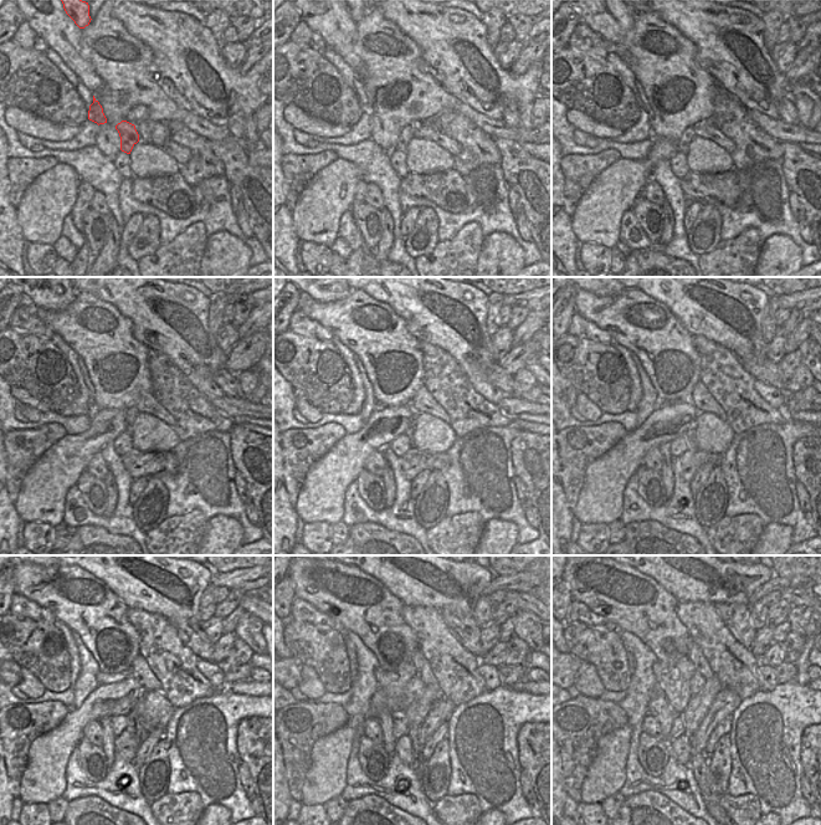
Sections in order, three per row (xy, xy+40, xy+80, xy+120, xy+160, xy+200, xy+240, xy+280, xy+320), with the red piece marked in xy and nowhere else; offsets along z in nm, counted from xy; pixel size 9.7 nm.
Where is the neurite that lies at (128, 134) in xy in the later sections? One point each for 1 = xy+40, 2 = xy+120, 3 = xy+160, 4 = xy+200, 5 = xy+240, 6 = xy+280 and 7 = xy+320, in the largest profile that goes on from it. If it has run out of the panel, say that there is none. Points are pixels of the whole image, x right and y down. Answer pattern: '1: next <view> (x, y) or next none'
1: next xy+40 (406, 134)
2: next xy+120 (132, 411)
3: next xy+160 (410, 430)
4: next xy+200 (689, 435)
5: next xy+240 (136, 716)
6: next xy+280 (419, 762)
7: next xy+320 (699, 763)

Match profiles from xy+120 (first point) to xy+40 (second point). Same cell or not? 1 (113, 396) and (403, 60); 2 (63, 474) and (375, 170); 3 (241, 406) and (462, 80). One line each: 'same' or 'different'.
1: same
2: different
3: different

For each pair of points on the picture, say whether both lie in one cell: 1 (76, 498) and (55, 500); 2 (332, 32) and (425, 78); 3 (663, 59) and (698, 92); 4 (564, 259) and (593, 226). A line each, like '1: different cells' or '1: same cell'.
1: different cells
2: different cells
3: same cell
4: different cells

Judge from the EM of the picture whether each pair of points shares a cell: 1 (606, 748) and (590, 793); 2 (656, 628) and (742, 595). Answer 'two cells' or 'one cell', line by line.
1: one cell
2: two cells

